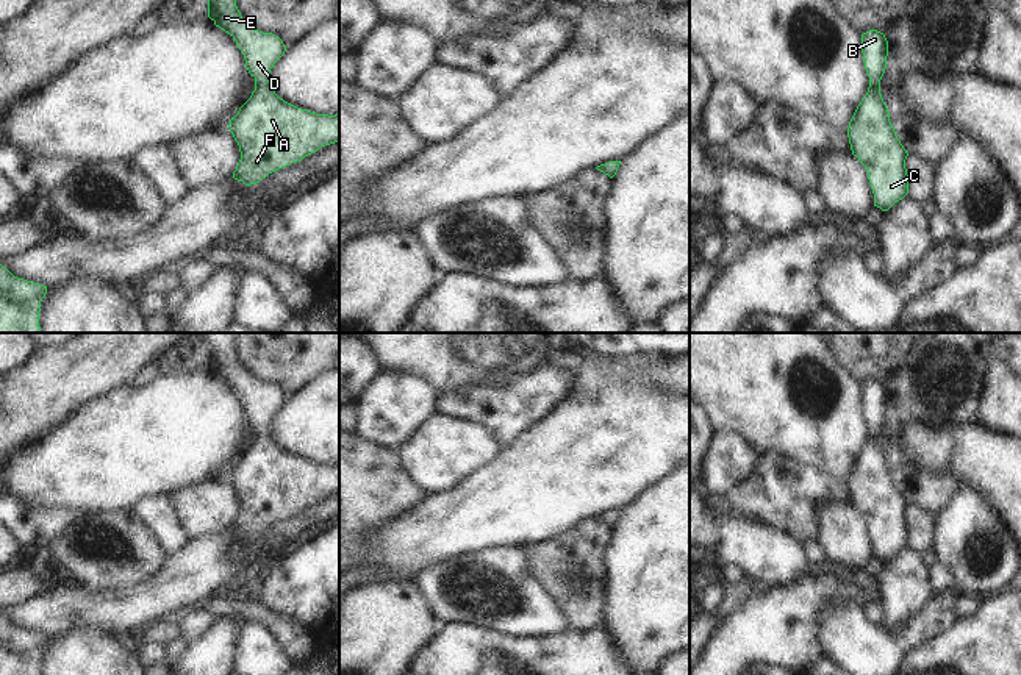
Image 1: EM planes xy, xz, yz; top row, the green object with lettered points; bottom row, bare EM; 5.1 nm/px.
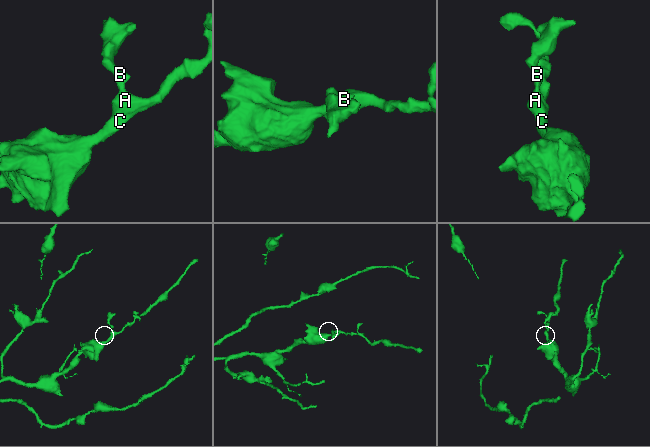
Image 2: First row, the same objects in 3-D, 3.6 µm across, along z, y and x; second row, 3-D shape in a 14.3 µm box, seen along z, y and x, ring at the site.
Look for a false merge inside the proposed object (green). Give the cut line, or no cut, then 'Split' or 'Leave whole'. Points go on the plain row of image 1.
No split. Leave whole.

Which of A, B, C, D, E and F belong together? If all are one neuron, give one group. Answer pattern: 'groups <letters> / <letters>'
groups A B C D E F

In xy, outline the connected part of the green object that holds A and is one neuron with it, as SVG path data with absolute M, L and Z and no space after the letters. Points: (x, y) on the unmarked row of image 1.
M202 333L202 341L208 348L208 367L236 391L255 428L255 441L228 475L241 502L233 528L245 536L256 534L321 497L339 492L339 464L316 464L275 444L269 433L270 419L285 405L286 395L275 384L245 373L236 356L233 333Z

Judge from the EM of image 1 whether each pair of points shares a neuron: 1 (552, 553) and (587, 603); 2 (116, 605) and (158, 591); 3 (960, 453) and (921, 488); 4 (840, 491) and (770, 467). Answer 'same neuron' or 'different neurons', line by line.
1: same neuron
2: same neuron
3: different neurons
4: same neuron

